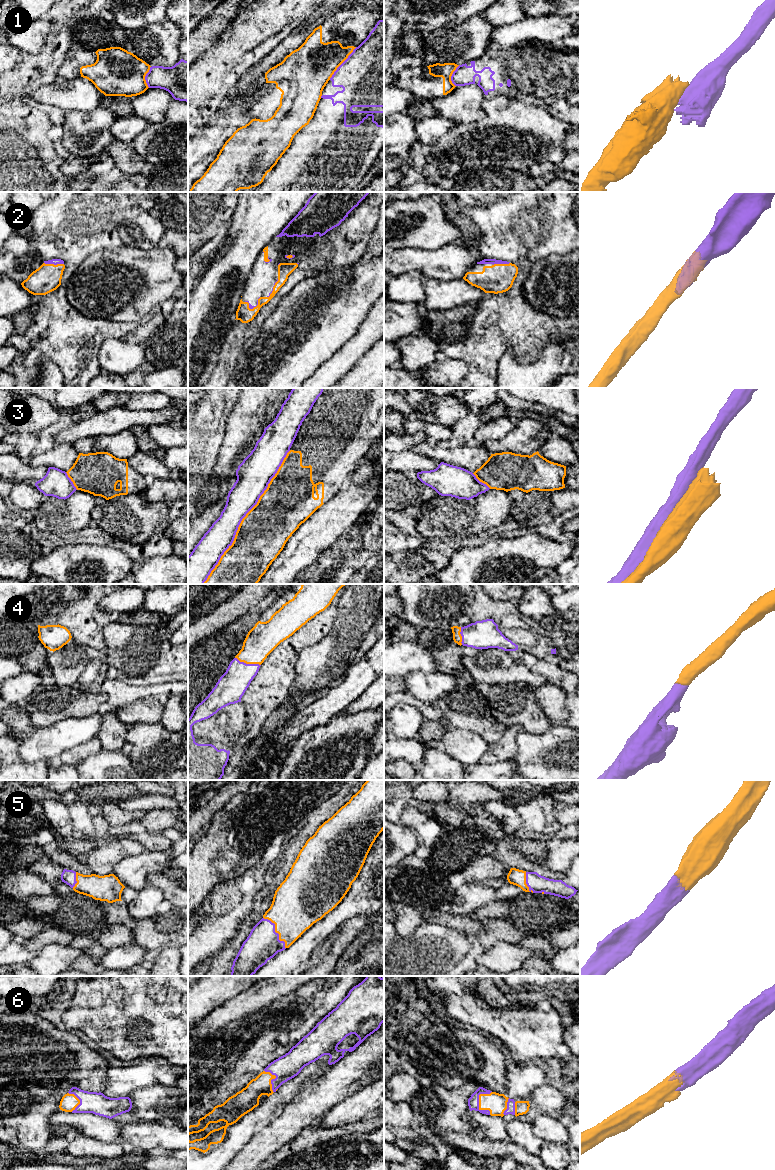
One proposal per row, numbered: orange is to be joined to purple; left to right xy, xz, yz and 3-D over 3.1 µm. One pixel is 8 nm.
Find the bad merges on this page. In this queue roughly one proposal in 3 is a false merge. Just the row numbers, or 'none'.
1, 3

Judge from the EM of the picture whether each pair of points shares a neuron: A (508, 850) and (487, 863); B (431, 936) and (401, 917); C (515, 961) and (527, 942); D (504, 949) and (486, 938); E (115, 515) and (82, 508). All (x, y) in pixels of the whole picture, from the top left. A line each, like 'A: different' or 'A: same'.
A: different
B: different
C: different
D: different
E: different

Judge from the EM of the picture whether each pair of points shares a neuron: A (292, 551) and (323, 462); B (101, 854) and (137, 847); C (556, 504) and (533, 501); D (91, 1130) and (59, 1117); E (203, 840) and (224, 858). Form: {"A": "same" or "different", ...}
{"A": "different", "B": "same", "C": "same", "D": "same", "E": "same"}

